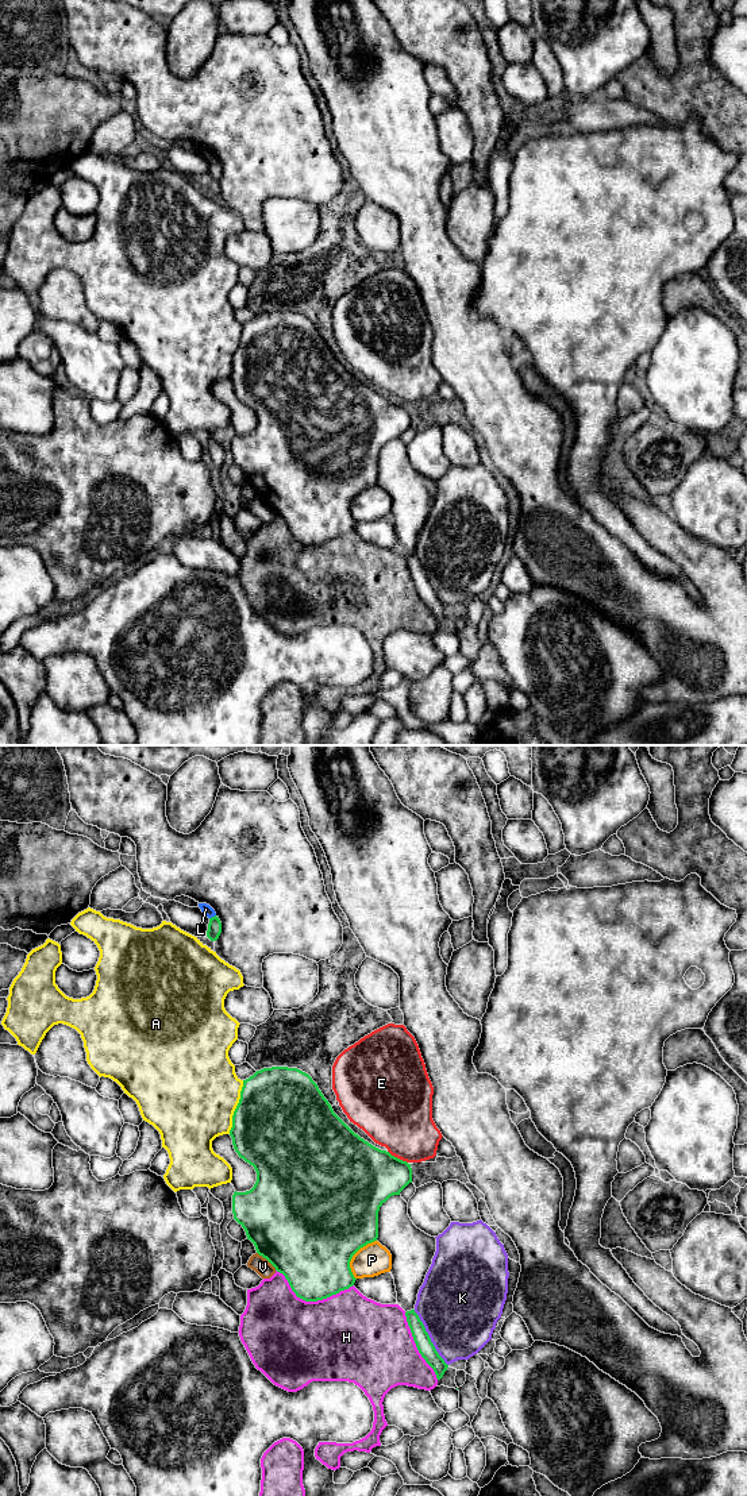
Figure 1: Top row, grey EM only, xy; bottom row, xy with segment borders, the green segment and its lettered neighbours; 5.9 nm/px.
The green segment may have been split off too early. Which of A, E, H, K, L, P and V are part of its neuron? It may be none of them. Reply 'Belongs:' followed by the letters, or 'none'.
Belongs: none

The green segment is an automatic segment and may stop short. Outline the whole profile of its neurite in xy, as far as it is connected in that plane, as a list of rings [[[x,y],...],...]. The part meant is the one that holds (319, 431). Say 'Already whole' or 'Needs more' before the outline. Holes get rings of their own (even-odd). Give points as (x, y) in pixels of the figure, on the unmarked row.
Already whole. [[[272,311],[257,315],[253,320],[243,324],[239,347],[232,359],[232,371],[230,374],[232,389],[240,402],[254,410],[257,425],[250,435],[234,436],[232,458],[234,463],[244,473],[247,483],[250,483],[259,500],[266,502],[277,516],[282,517],[288,524],[292,535],[297,541],[305,545],[317,545],[327,543],[340,535],[354,529],[355,521],[350,512],[353,500],[367,487],[378,482],[378,455],[380,451],[393,439],[400,436],[412,427],[411,408],[392,400],[386,394],[381,394],[358,378],[355,378],[332,354],[328,344],[324,342],[317,328],[312,321],[297,313],[288,311]]]

